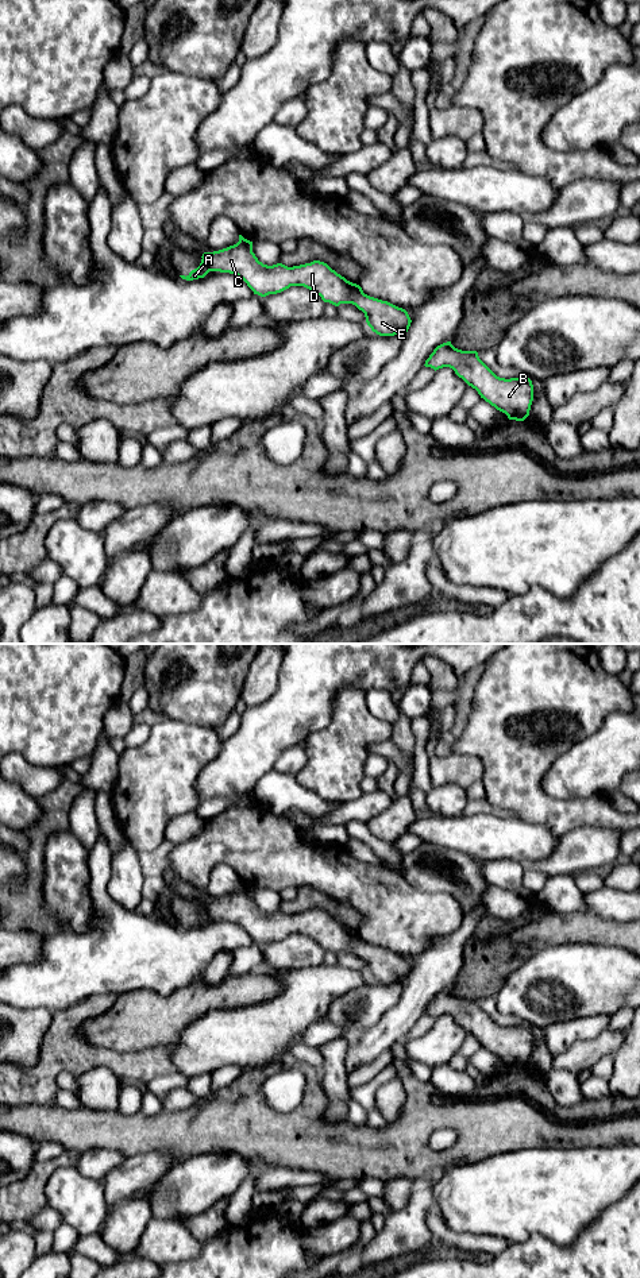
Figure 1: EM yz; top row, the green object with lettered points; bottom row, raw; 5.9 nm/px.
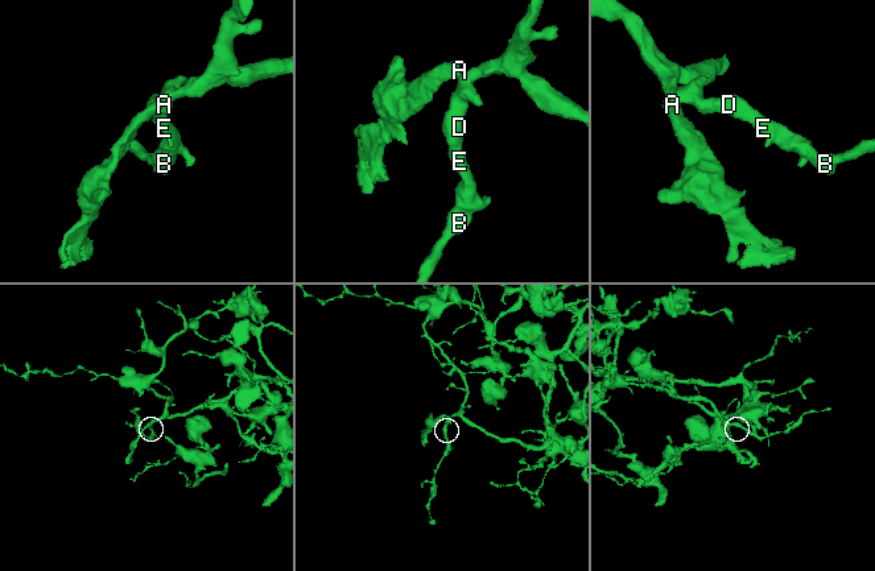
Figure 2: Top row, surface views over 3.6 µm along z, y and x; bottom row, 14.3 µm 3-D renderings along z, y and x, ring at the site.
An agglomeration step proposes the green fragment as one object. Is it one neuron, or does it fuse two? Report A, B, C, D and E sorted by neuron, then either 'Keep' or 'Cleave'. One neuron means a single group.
Groups: A / B C D E. Cleave

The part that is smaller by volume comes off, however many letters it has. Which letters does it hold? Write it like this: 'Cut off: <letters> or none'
Cut off: A

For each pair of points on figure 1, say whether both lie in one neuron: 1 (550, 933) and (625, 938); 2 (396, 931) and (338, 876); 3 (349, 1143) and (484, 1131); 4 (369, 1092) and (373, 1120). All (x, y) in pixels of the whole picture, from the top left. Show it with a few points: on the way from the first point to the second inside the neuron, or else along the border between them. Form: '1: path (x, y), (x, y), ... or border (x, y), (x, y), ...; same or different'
1: path (569, 931), (606, 931); same
2: path (381, 917), (353, 888); same
3: path (382, 1143), (398, 1143), (423, 1119), (450, 1119); same
4: path (369, 1099), (373, 1114); same

